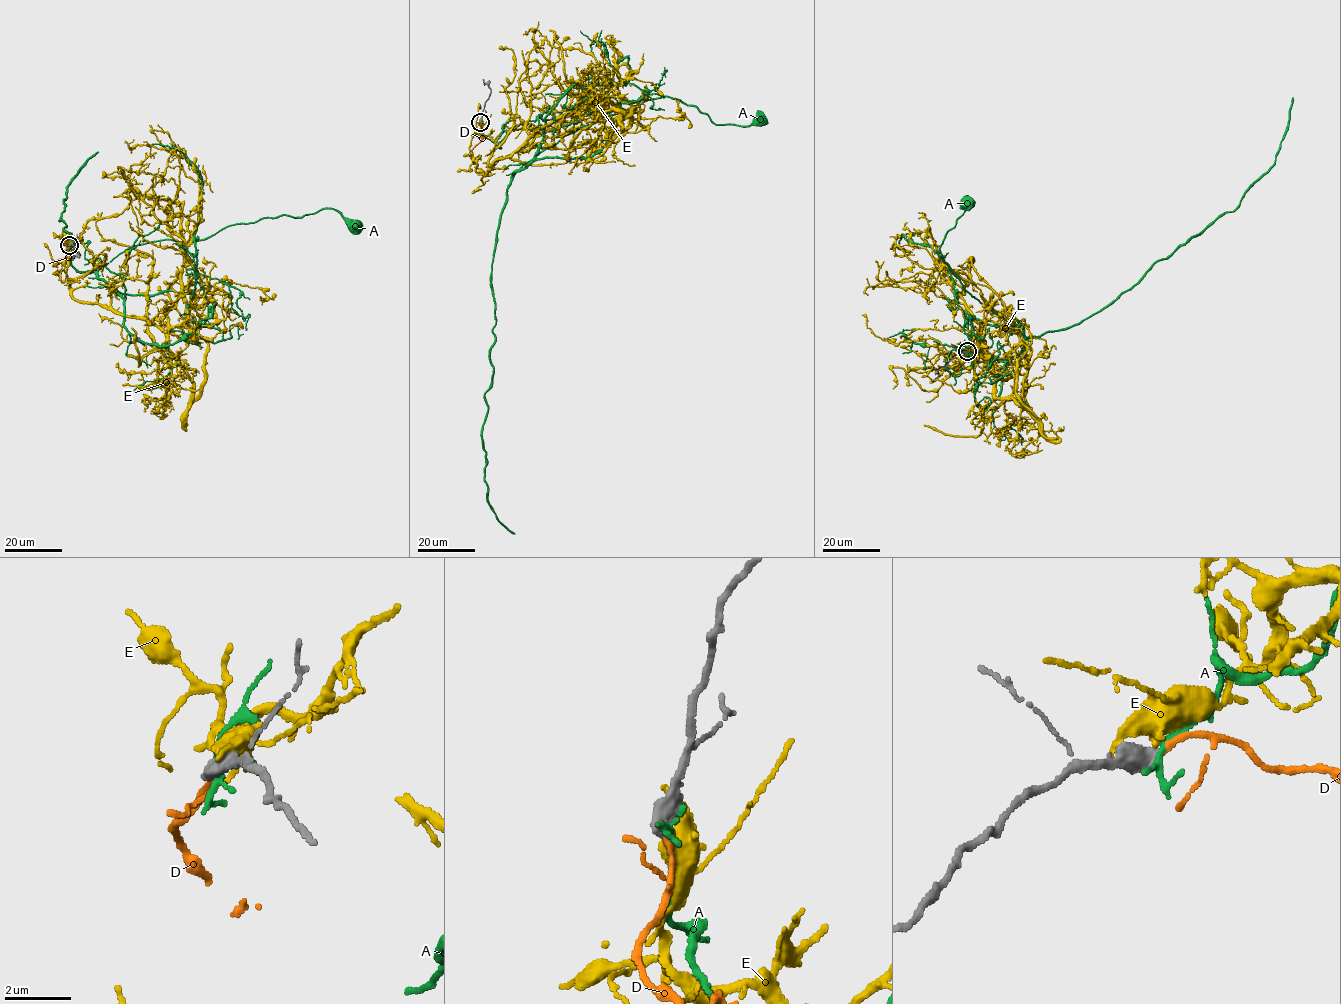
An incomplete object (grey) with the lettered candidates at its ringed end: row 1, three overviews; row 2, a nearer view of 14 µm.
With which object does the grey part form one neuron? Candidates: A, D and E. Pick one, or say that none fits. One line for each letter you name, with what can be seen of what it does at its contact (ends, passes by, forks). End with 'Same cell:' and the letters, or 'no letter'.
D: it ends
Same cell: D

